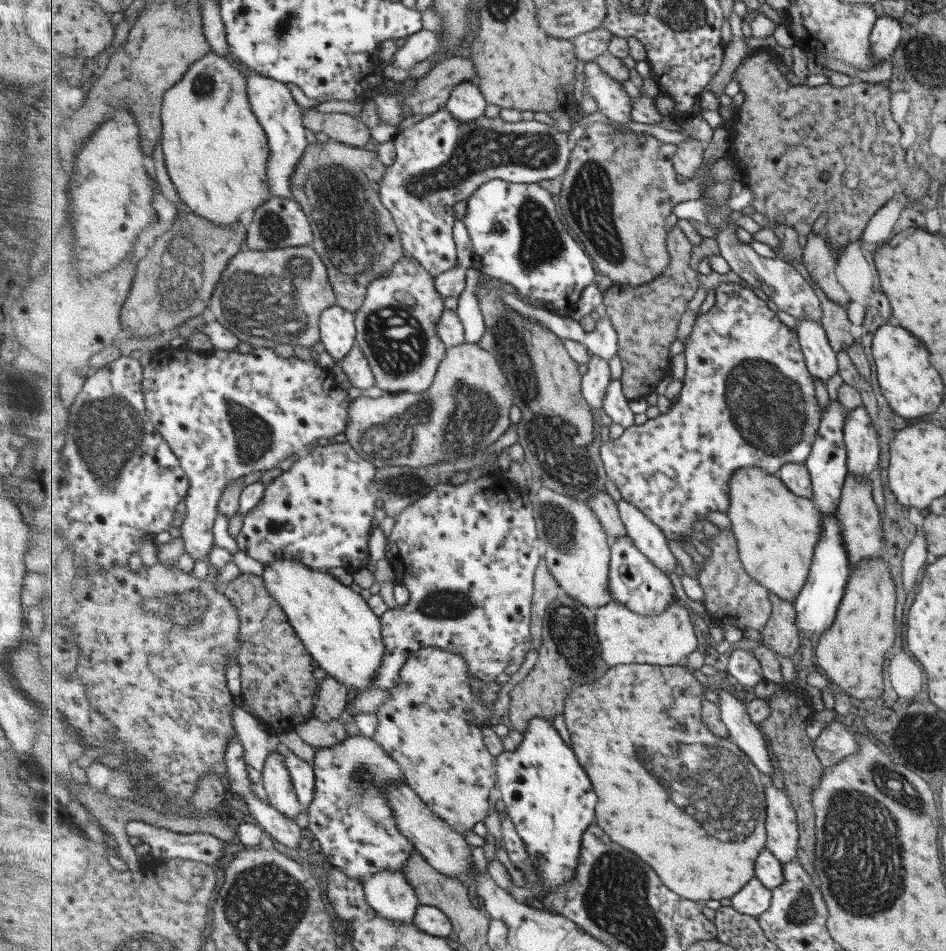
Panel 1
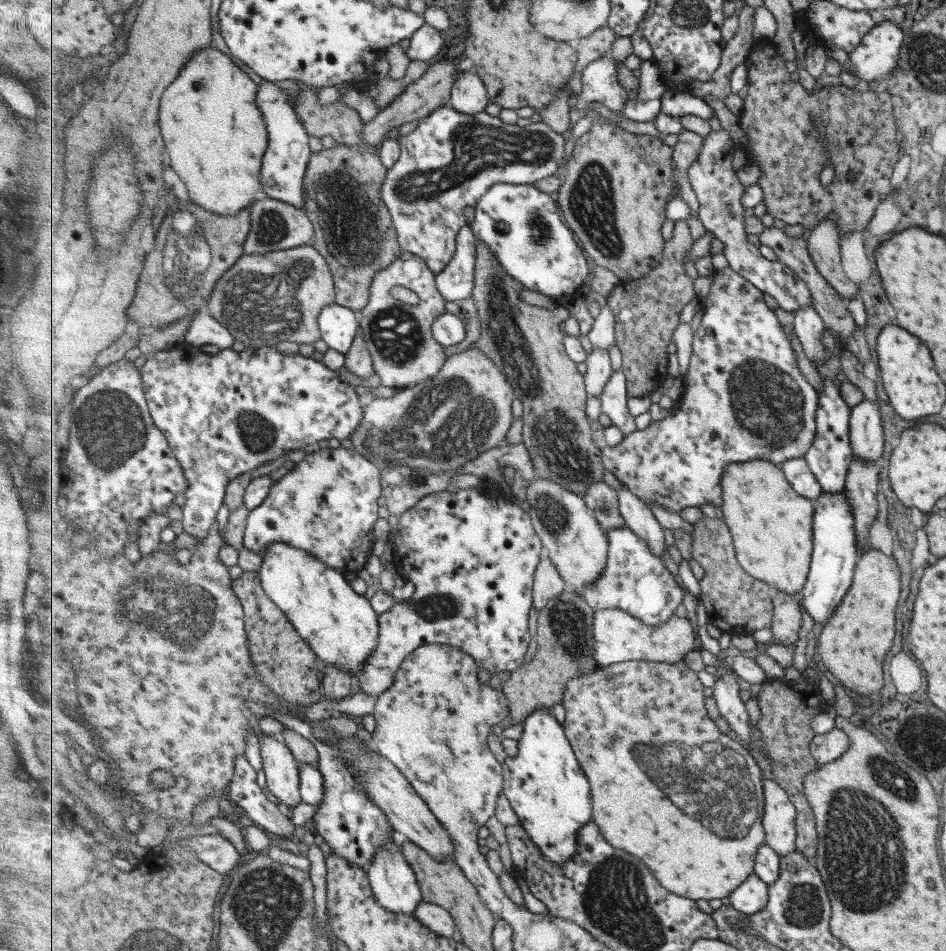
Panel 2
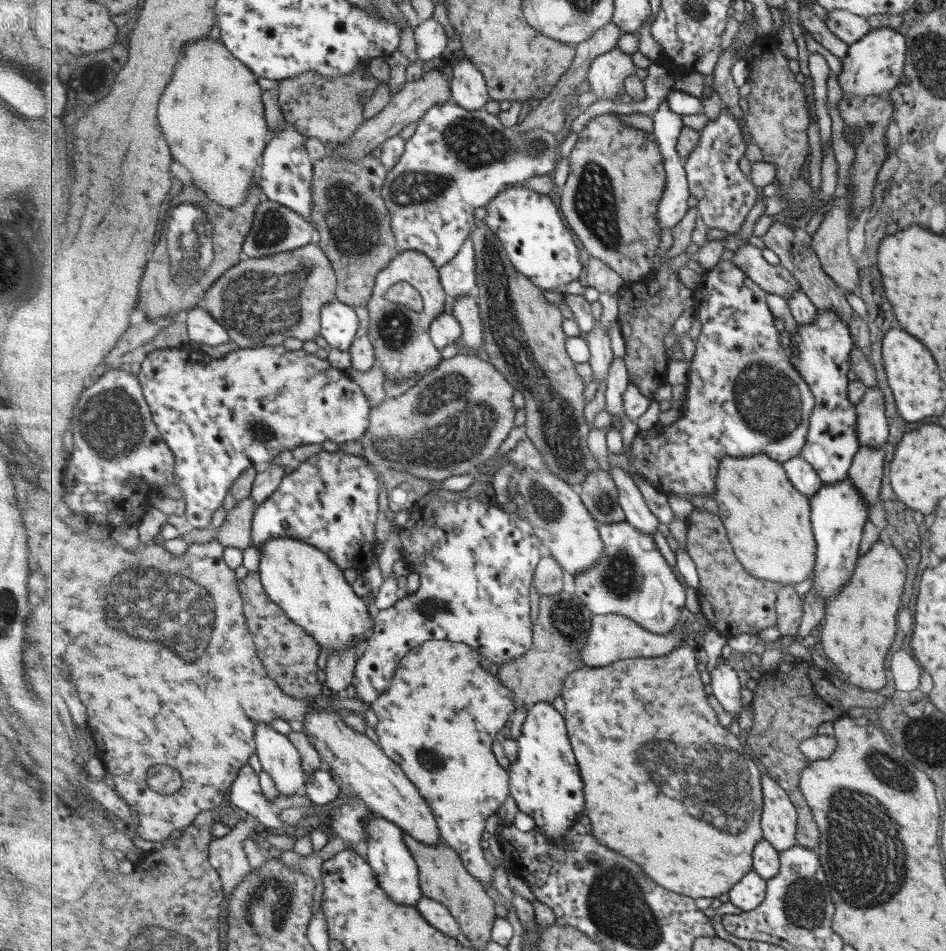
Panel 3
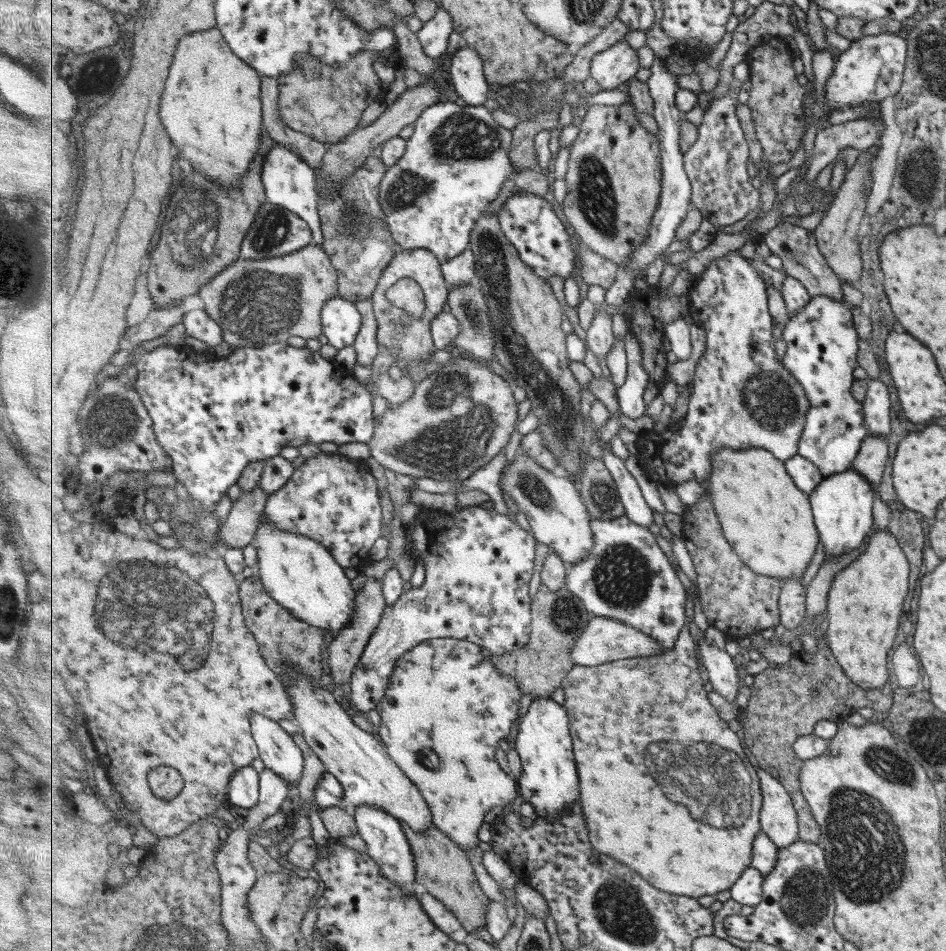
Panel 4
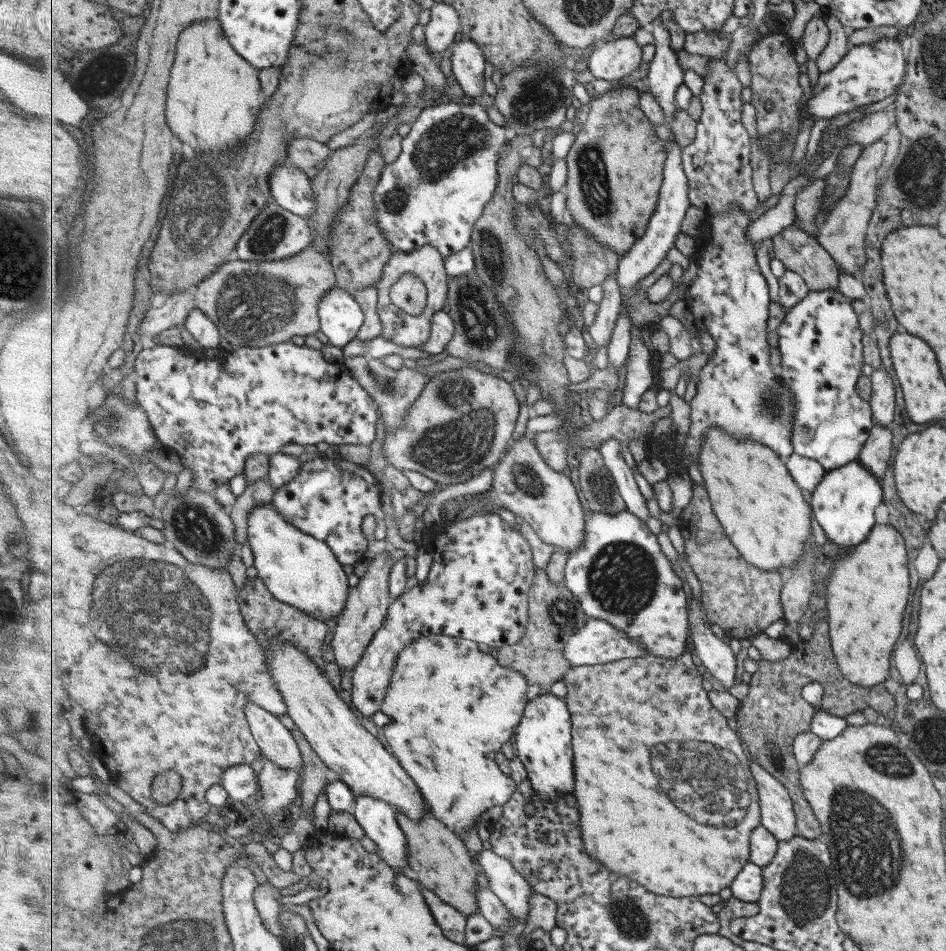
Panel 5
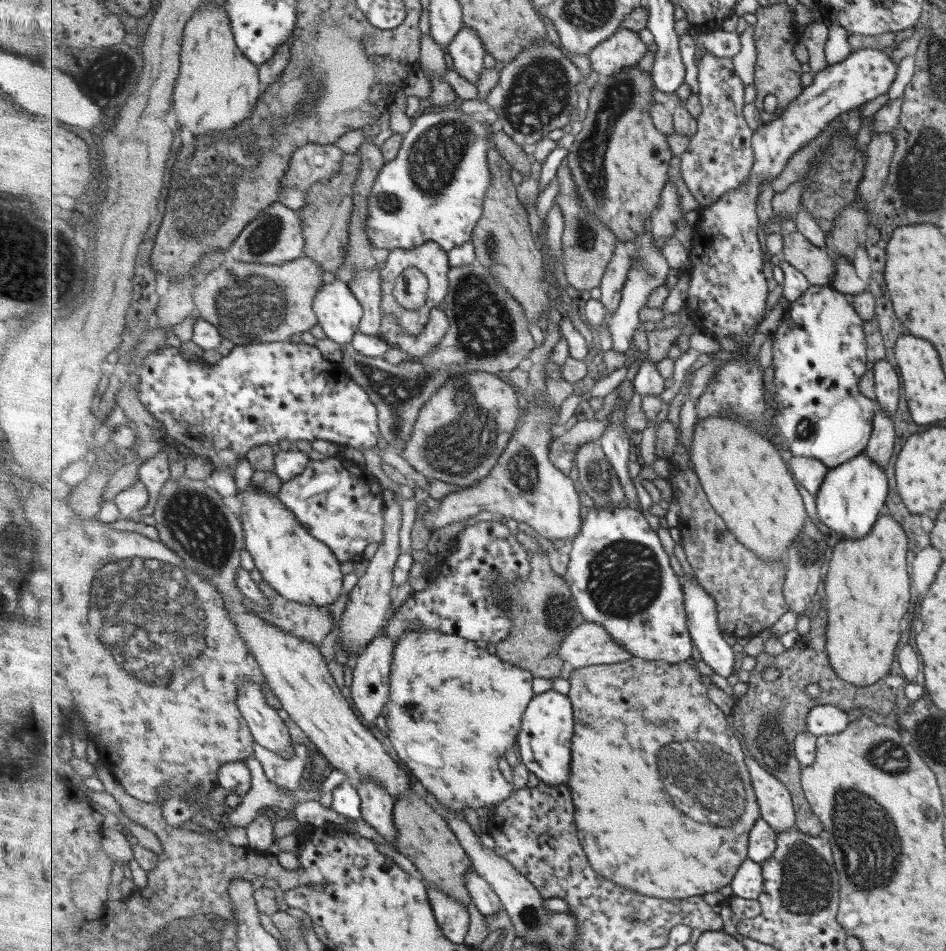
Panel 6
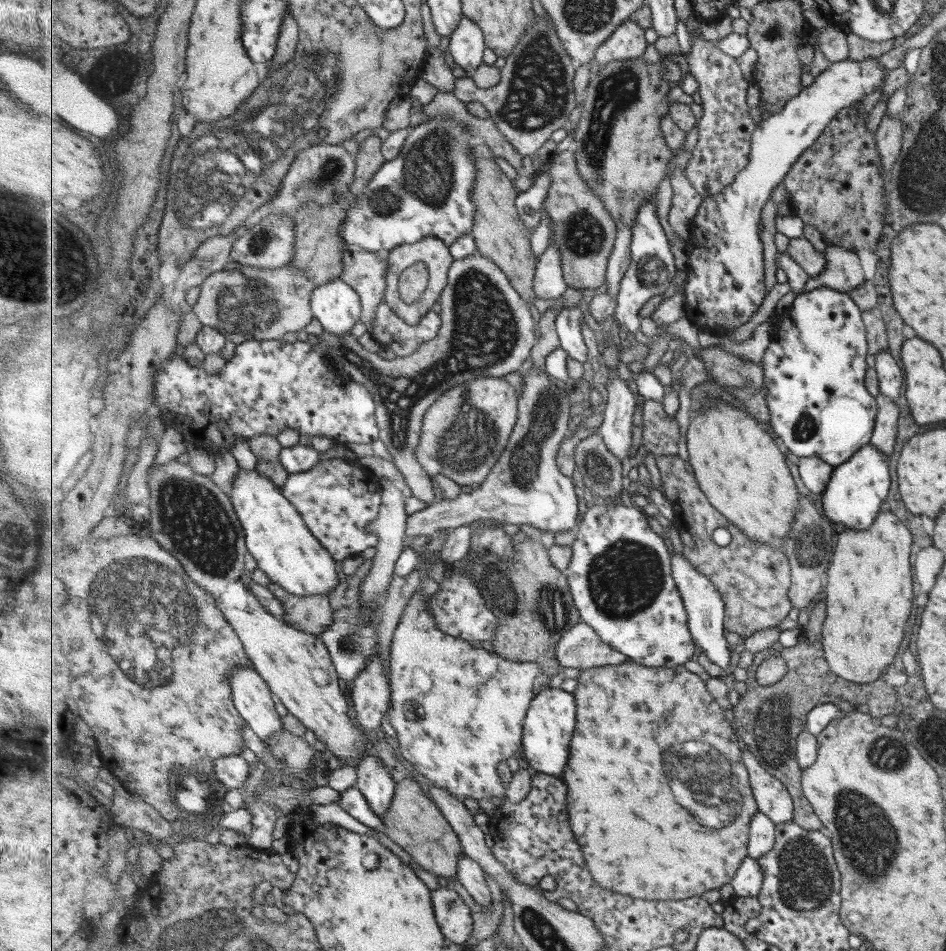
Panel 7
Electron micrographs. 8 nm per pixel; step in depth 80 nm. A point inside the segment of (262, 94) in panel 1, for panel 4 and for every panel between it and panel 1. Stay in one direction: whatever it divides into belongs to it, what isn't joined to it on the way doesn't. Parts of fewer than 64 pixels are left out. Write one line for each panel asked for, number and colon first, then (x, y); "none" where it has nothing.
2: (286, 161)
3: (286, 174)
4: (290, 182)

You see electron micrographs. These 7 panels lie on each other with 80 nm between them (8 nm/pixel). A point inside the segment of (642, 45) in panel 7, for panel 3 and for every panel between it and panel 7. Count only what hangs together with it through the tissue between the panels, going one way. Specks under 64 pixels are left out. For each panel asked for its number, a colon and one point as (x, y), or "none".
3: (607, 76)
4: (610, 68)
5: (620, 59)
6: (625, 49)

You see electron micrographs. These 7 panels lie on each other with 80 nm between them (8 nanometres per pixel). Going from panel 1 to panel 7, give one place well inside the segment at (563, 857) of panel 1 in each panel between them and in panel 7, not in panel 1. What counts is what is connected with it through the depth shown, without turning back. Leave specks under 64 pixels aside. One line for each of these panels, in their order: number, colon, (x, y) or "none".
2: (545, 785)
3: (546, 782)
4: (549, 782)
5: (543, 740)
6: (544, 743)
7: (552, 719)

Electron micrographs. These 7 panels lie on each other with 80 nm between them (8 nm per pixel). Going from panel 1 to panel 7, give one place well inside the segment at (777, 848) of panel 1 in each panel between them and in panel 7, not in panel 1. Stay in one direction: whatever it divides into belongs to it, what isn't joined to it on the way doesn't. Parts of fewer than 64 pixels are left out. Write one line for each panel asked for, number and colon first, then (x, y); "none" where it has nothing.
2: (779, 823)
3: (780, 823)
4: (779, 817)
5: (779, 815)
6: (777, 807)
7: (774, 799)

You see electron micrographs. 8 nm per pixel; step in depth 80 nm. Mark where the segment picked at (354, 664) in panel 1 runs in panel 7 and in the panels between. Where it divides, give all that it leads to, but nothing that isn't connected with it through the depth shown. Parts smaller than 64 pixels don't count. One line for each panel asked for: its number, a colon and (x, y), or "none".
2: (343, 628)
3: (310, 587)
4: (303, 575)
5: (302, 570)
6: (302, 568)
7: (286, 549)

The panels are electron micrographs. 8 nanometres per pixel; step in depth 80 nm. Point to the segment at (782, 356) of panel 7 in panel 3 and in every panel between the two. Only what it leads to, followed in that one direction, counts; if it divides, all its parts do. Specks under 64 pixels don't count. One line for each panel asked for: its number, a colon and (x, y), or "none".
3: (823, 348)
4: (821, 341)
5: (819, 340)
6: (819, 353)

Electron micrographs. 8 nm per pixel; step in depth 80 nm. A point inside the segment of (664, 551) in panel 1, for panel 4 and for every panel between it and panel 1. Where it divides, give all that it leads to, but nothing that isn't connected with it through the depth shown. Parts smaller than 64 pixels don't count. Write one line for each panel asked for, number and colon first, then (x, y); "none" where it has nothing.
2: (638, 516)
3: (637, 512)
4: (637, 510)

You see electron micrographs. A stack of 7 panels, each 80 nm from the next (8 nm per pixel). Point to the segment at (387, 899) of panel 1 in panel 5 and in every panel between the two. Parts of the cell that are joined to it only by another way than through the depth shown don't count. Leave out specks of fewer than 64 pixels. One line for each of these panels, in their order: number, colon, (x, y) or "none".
2: (393, 882)
3: (395, 868)
4: (388, 846)
5: (378, 818)

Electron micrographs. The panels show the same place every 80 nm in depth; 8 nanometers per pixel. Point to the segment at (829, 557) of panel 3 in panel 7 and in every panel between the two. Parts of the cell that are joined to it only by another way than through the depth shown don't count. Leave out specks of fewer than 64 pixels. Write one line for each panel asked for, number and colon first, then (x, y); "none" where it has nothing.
4: (841, 504)
5: (843, 501)
6: (848, 499)
7: (856, 488)

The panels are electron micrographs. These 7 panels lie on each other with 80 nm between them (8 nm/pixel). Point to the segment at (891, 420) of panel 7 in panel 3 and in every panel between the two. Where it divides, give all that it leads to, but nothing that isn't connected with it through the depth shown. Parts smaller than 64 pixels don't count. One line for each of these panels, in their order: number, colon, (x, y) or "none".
3: (865, 472)
4: (870, 461)
5: (875, 454)
6: (880, 443)

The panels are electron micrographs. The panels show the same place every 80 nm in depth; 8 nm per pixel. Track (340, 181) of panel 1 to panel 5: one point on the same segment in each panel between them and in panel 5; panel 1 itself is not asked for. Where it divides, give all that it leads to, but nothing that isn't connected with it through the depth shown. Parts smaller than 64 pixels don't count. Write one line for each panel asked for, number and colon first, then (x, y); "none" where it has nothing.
2: (354, 228)
3: (354, 227)
4: (357, 237)
5: (360, 250)

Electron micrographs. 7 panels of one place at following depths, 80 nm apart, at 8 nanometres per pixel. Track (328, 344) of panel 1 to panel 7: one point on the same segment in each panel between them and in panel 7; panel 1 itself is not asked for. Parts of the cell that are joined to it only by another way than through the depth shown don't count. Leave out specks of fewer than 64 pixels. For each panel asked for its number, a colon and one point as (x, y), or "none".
2: (339, 325)
3: (340, 322)
4: (342, 320)
5: (341, 315)
6: (339, 311)
7: (337, 305)

